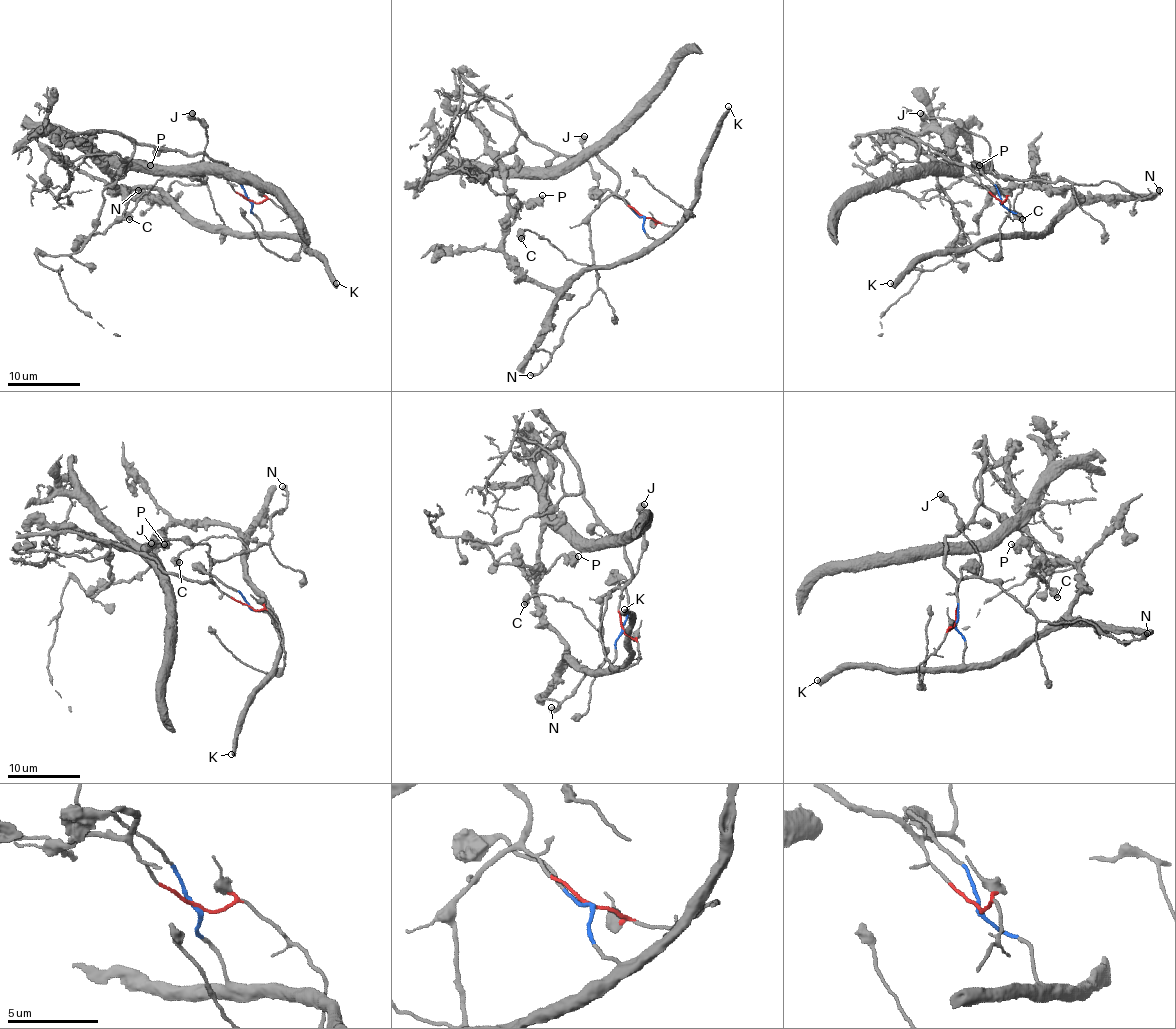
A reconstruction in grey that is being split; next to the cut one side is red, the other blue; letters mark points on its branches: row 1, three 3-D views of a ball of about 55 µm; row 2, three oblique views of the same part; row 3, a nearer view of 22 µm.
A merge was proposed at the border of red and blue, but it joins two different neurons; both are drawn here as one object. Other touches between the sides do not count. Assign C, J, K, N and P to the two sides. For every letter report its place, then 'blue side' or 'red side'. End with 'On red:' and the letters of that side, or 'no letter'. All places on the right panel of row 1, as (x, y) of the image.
C: (1022, 219) | red side
J: (920, 113) | red side
K: (890, 283) | blue side
N: (1159, 190) | red side
P: (979, 165) | blue side
On red: C, J, N

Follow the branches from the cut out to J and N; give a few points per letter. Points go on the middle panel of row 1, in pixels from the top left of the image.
J: (643, 217), (621, 197), (614, 195), (608, 195), (596, 208), (599, 199), (597, 177), (583, 151), (585, 135)
N: (643, 217), (617, 195), (610, 195), (597, 208), (588, 222), (597, 289), (567, 326), (552, 358), (530, 375)

